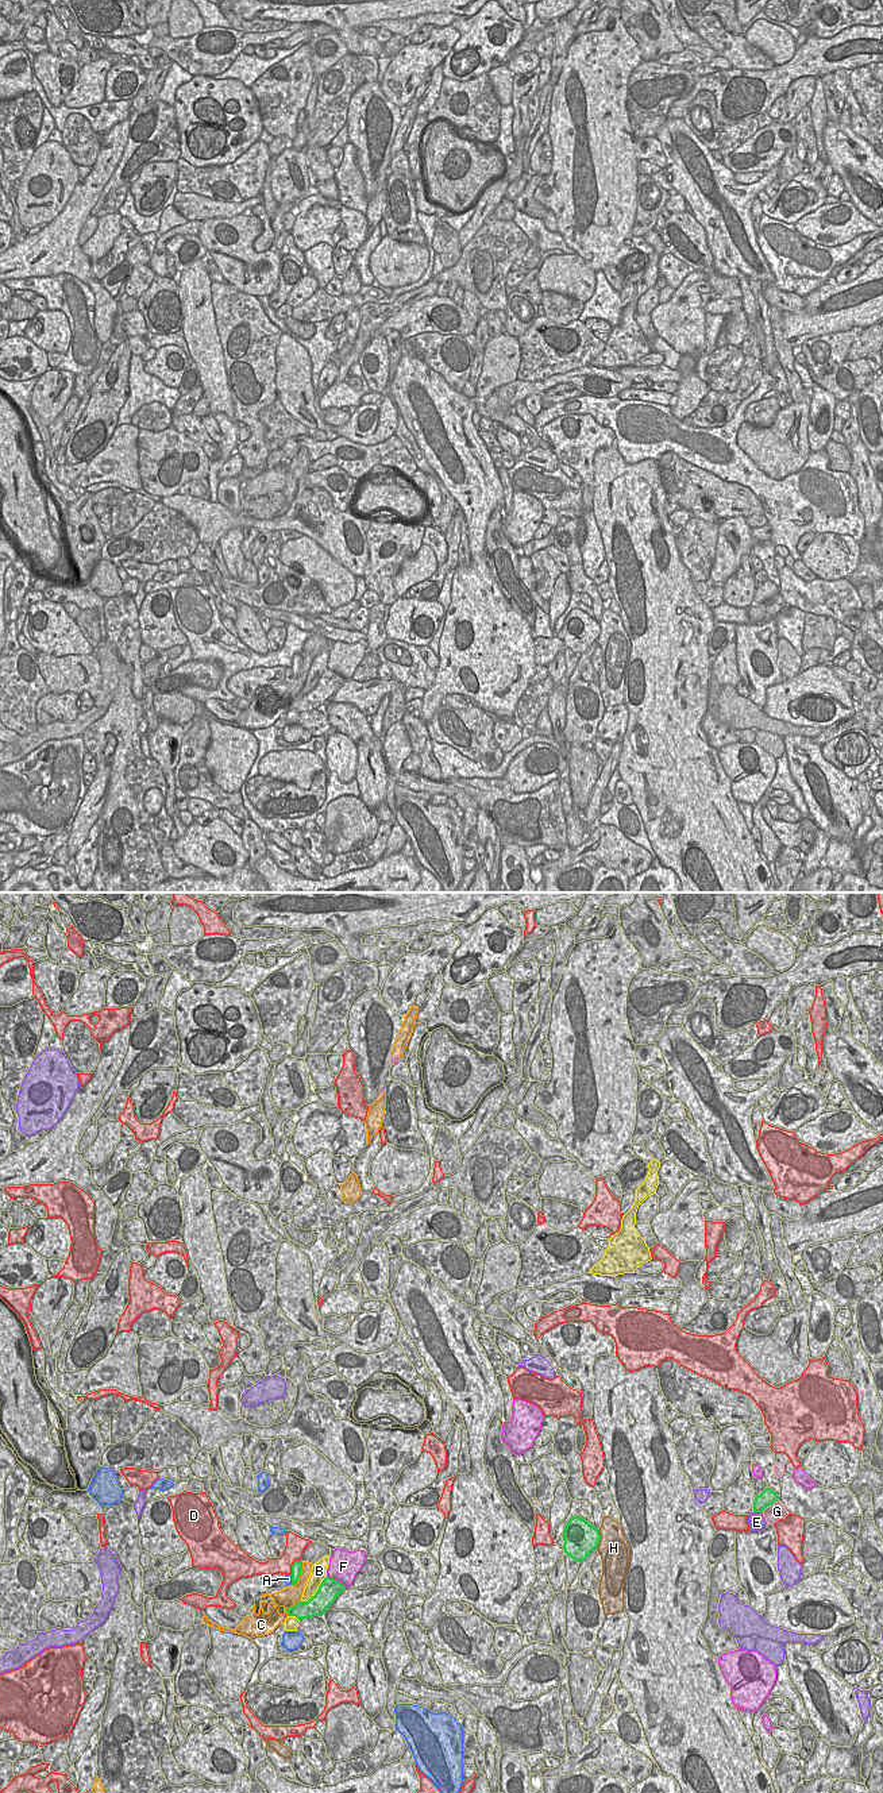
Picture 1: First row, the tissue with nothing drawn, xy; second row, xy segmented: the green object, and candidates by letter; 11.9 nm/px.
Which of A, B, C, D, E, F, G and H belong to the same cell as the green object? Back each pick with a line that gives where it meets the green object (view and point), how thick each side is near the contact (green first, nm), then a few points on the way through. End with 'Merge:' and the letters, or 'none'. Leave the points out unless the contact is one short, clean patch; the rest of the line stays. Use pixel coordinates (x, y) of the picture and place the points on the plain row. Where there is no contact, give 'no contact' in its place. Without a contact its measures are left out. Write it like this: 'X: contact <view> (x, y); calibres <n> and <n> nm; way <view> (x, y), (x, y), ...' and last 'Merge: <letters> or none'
Merge: none

